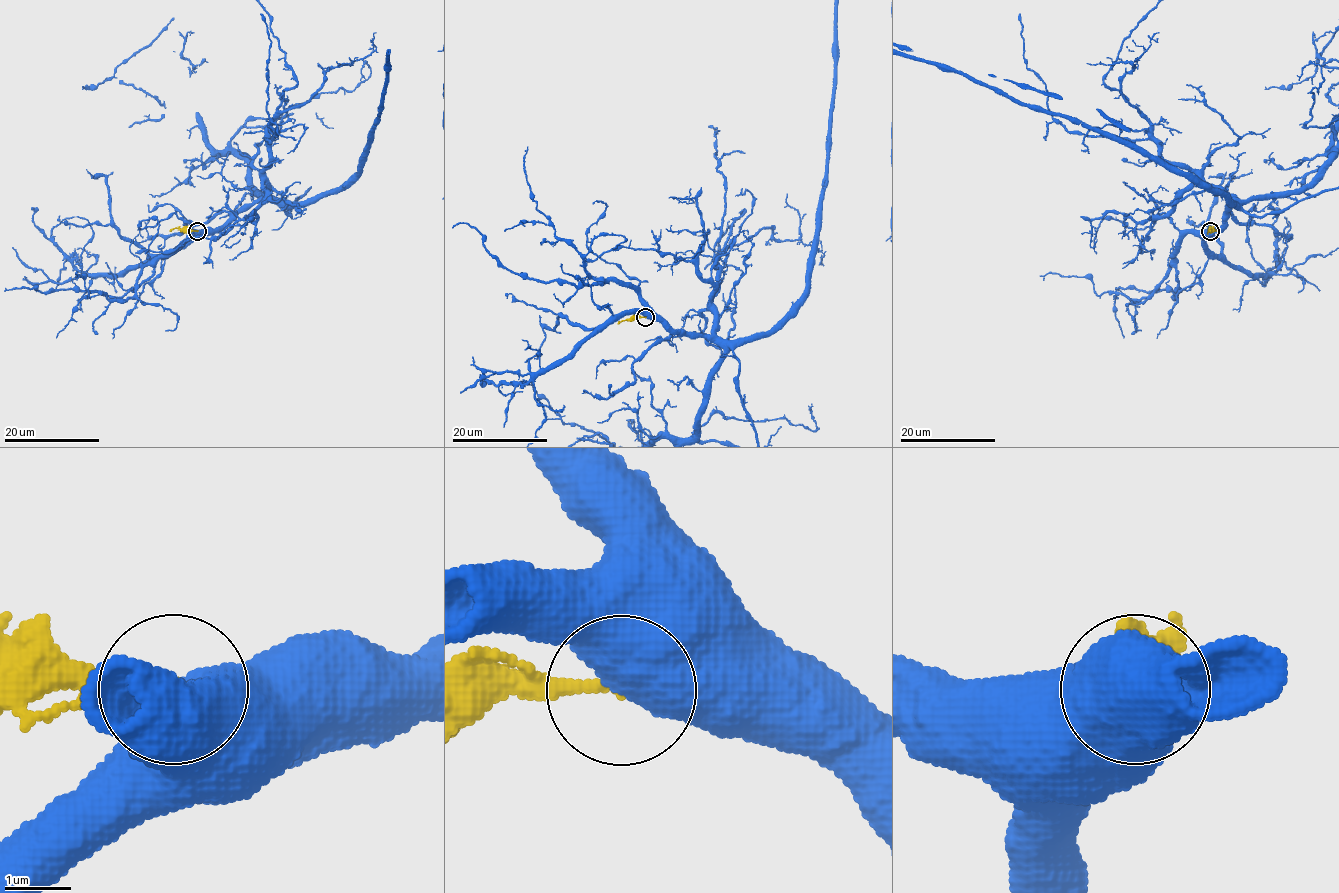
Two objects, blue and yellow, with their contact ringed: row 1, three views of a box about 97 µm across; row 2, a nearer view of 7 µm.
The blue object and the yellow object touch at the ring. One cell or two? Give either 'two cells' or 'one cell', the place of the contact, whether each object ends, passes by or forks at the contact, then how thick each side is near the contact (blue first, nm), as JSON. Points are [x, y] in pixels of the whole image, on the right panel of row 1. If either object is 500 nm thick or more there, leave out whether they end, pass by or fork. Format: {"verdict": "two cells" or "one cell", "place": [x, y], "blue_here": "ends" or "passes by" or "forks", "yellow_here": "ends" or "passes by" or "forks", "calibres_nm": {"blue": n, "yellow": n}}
{"verdict": "two cells", "place": [1210, 231], "calibres_nm": {"blue": 700, "yellow": 200}}

